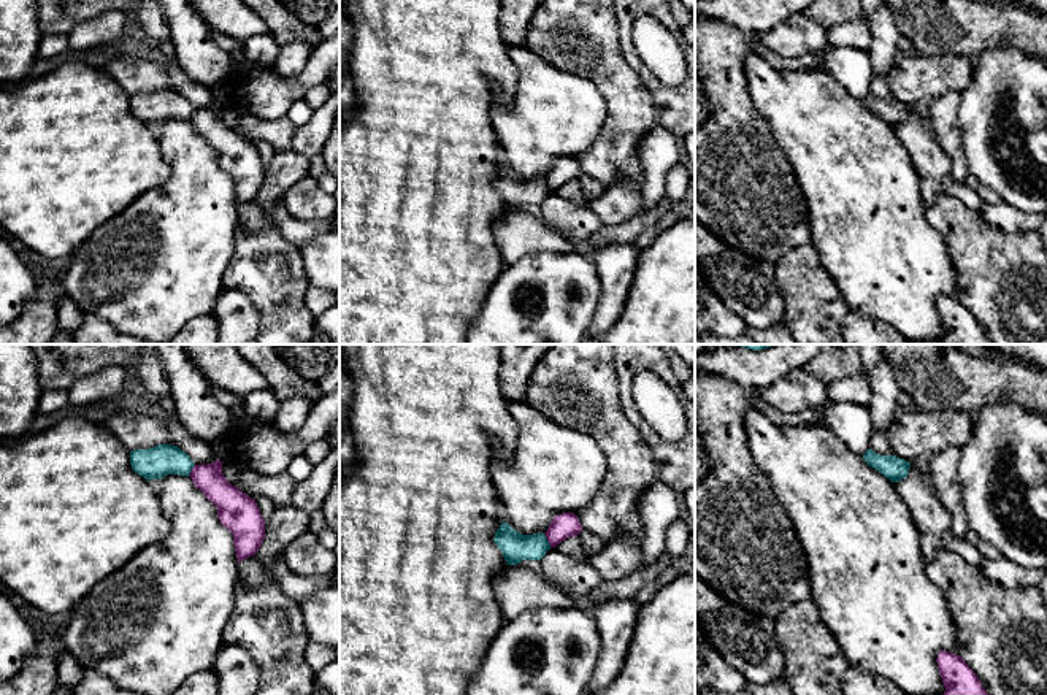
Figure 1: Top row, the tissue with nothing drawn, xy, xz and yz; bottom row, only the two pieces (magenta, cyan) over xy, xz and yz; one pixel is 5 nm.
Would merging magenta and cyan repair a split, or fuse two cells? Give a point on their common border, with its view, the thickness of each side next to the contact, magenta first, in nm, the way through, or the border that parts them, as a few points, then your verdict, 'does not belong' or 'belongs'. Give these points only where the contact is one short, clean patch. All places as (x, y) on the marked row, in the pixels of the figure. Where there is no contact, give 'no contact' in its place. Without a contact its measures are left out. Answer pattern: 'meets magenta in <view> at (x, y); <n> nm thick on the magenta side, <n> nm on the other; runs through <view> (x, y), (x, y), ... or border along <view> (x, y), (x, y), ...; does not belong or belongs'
meets magenta in xz at (548, 540); 130 nm thick on the magenta side, 140 nm on the other; border along xz (543, 533), (551, 546); does not belong

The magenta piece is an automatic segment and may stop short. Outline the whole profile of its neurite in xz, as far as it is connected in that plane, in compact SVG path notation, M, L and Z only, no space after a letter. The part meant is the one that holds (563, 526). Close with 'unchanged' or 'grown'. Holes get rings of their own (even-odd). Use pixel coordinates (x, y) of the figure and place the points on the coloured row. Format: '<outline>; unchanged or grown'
M563 513L554 517L547 532L544 533L550 547L555 547L570 536L577 536L582 525L574 513Z; unchanged

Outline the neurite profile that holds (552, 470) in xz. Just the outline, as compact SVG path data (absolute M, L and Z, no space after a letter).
M509 401L517 424L516 449L506 462L492 463L503 520L522 535L546 533L555 516L577 513L600 490L608 460L596 441L582 432L560 425L524 401Z

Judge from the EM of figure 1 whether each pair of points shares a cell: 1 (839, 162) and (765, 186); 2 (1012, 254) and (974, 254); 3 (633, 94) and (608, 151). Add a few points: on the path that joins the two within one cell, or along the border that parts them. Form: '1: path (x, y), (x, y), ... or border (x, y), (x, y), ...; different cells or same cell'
1: border (778, 143), (792, 167), (809, 211); different cells
2: path (1003, 254), (984, 254); same cell
3: path (630, 108), (630, 118), (619, 137); same cell

